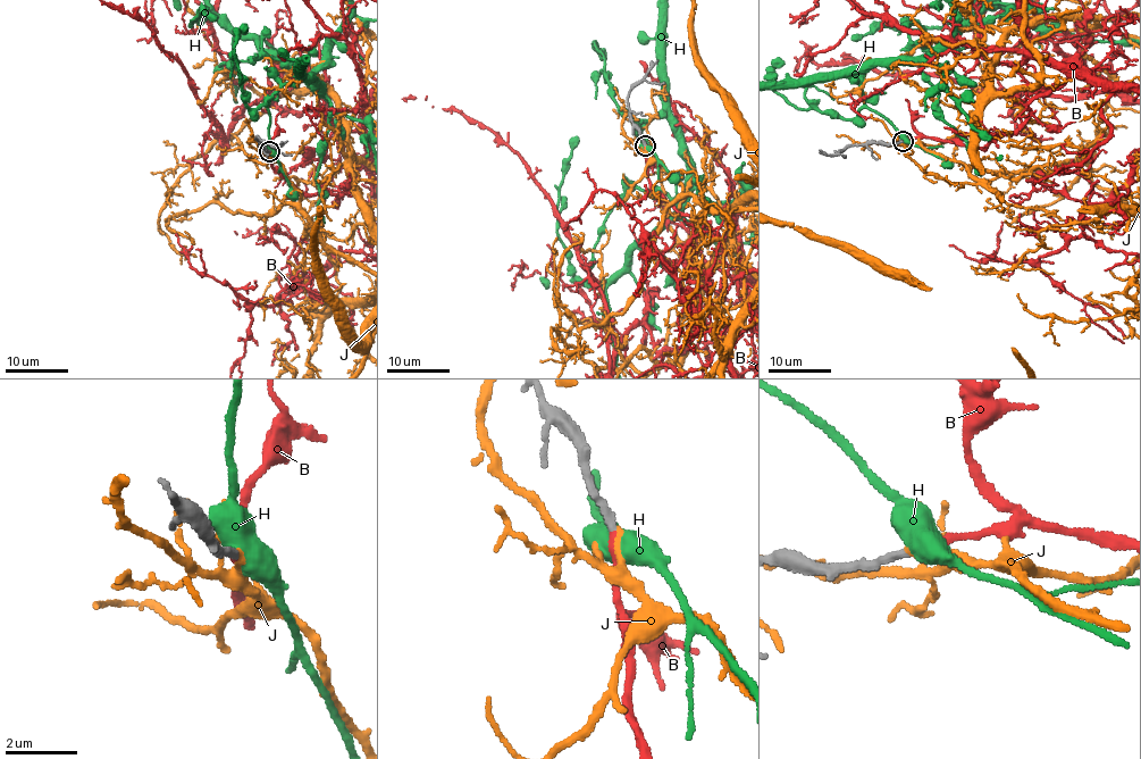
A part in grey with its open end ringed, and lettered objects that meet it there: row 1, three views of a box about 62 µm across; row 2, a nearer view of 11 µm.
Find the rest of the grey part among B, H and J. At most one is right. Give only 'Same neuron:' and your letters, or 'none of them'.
Same neuron: B

